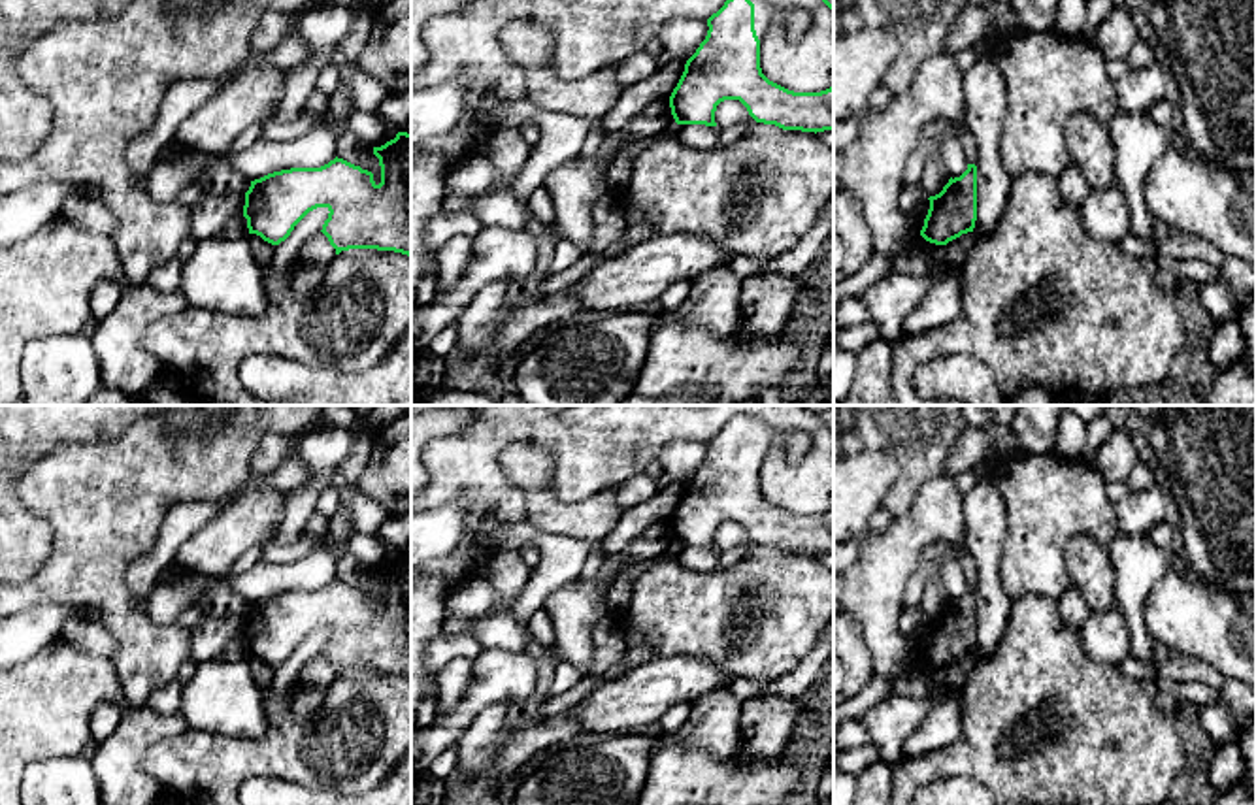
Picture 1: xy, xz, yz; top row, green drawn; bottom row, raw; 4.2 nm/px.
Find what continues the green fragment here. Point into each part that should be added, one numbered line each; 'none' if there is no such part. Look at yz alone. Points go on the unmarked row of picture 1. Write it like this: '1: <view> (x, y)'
none

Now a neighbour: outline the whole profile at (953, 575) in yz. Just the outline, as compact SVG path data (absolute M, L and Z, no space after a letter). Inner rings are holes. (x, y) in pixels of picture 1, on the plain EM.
M947 560L939 569L949 598L960 600L967 592L966 571L958 560Z

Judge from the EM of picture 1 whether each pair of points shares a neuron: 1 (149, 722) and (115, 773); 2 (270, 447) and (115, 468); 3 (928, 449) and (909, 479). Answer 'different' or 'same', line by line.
1: same
2: different
3: same

